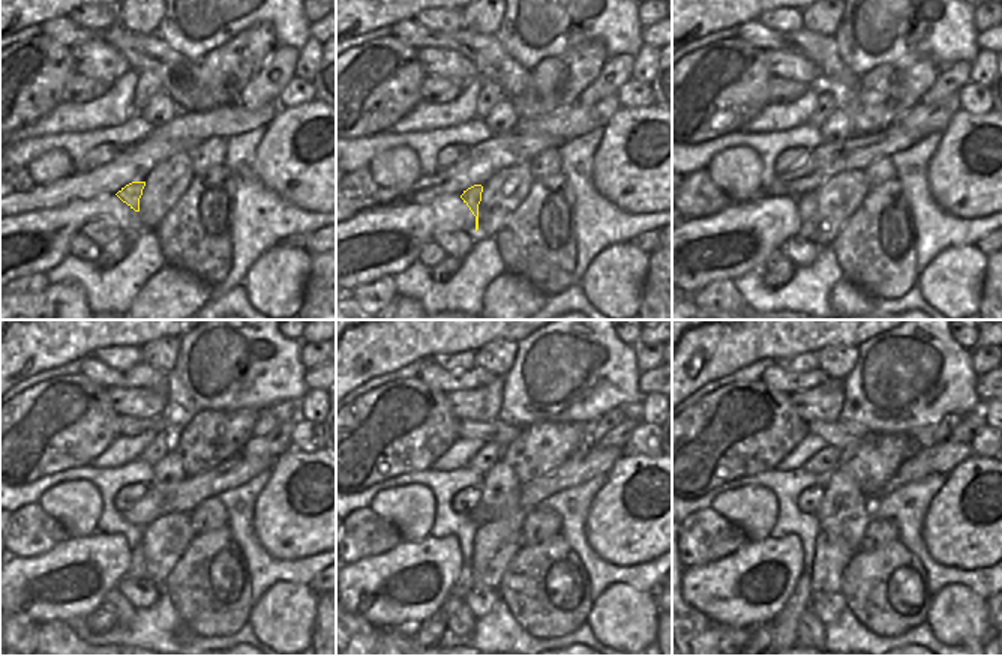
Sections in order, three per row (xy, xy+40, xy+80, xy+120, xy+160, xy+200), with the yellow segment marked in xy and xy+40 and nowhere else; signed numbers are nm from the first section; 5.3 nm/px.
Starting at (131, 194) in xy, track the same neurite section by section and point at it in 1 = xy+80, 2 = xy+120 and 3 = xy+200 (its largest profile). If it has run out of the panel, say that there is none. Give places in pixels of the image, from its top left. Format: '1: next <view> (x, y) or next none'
1: next xy+80 (807, 203)
2: next xy+120 (135, 569)
3: next xy+200 (785, 625)

